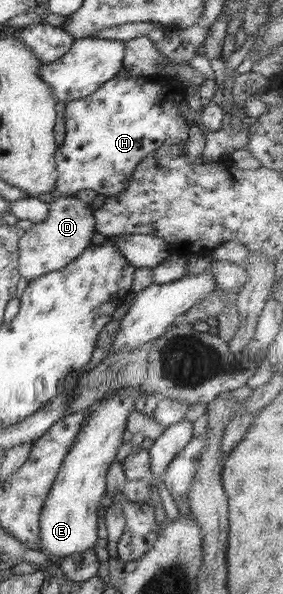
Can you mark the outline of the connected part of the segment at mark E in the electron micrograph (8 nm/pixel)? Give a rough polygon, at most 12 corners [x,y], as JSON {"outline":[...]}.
{"outline":[[129,388],[83,421],[47,494],[39,538],[60,560],[94,547]]}

